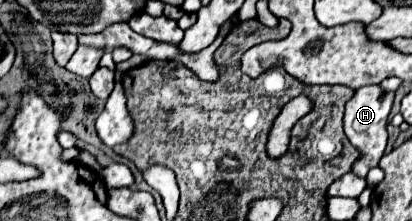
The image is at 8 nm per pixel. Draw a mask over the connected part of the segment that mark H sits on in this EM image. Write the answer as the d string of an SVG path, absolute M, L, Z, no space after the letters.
M365 86L355 90L355 96L345 104L345 116L343 116L343 130L349 142L361 150L361 158L353 164L353 172L361 178L367 176L367 172L379 164L385 146L387 146L387 116L393 106L395 92L383 90L381 86Z

